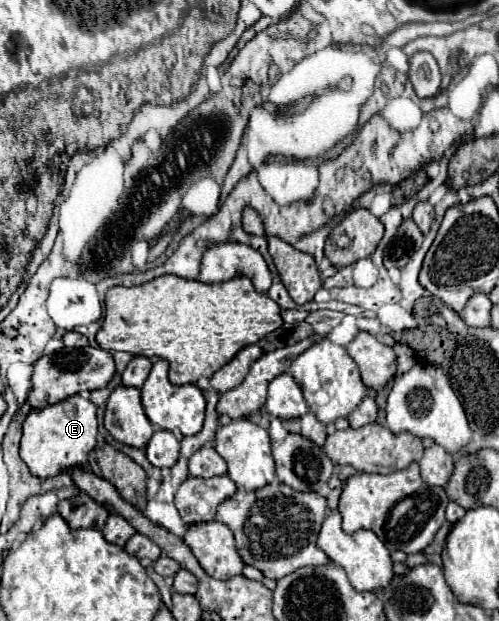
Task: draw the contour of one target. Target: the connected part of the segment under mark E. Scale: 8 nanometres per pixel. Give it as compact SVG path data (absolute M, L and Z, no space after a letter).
M72 395L62 403L32 409L26 415L20 439L20 457L34 477L50 479L68 473L74 467L88 467L88 455L96 449L96 435L96 407L80 395Z

